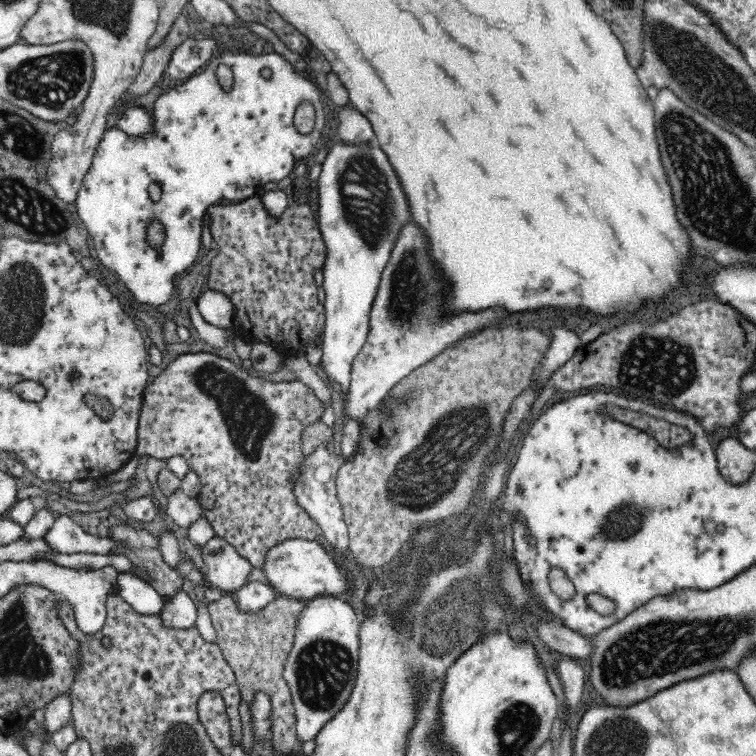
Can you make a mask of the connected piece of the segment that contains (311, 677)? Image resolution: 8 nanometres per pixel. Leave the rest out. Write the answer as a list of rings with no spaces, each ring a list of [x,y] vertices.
[[[319,596],[304,606],[284,676],[291,688],[302,740],[312,740],[348,701],[357,679],[360,630],[360,620],[345,598]]]

